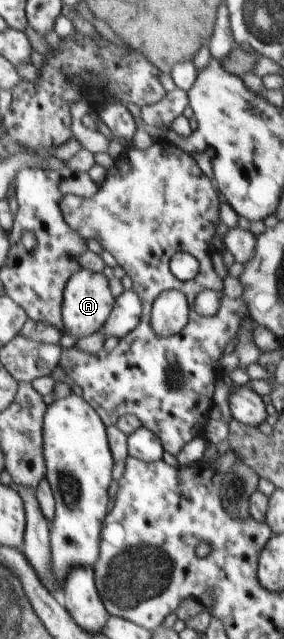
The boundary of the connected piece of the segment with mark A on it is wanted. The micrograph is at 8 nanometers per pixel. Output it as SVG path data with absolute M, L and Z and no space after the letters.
M81 268L66 284L63 299L60 300L60 314L64 322L64 333L67 342L90 336L102 329L108 321L114 307L114 298L110 292L109 280L103 273L92 272Z

